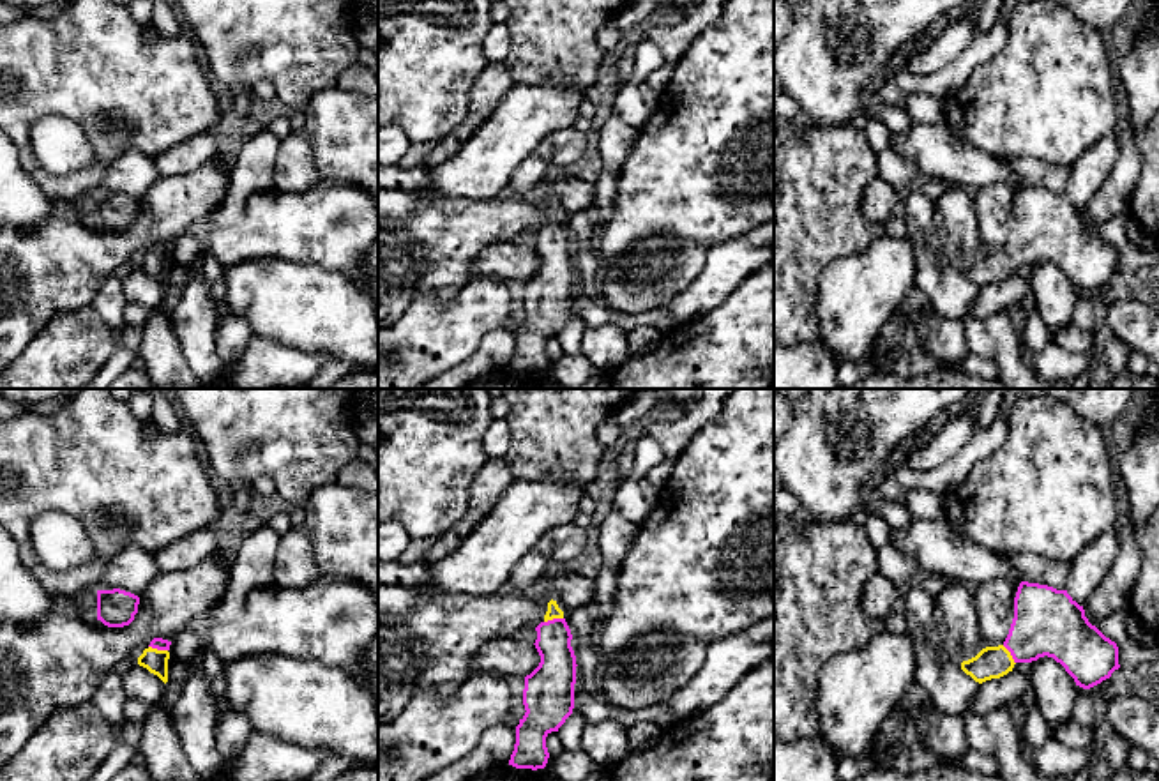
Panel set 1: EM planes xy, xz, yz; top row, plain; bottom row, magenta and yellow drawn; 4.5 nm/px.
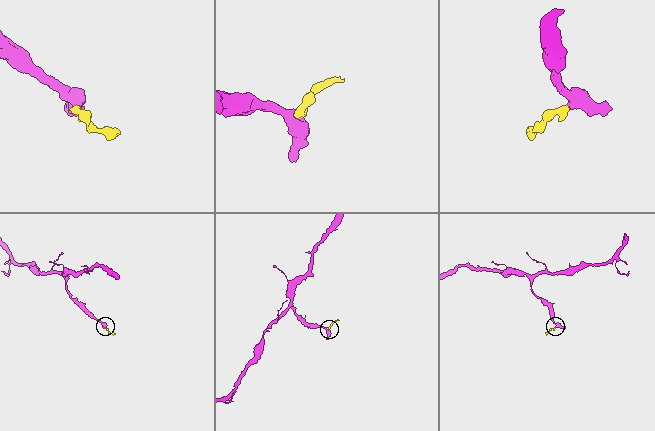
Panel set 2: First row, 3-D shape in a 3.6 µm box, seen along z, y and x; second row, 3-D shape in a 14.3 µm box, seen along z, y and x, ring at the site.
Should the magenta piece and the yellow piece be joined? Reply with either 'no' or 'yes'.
yes

